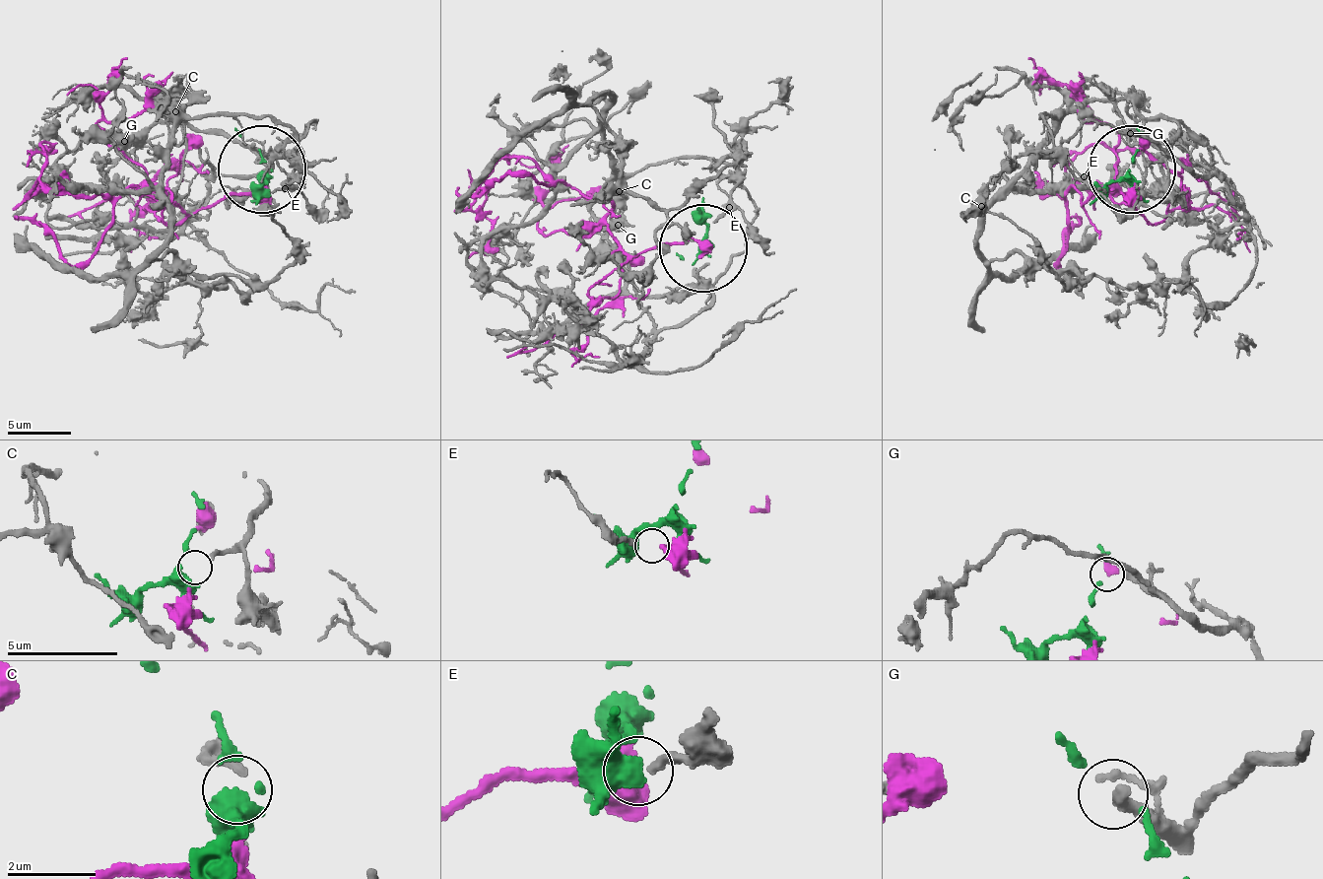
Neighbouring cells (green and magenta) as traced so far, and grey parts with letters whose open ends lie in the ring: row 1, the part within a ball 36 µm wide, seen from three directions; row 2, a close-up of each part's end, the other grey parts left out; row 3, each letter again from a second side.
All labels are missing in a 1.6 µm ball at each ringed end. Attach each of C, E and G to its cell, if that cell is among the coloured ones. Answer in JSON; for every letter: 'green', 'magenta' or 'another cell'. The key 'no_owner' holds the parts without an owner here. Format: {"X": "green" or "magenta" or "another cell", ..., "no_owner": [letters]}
{"C": "green", "E": "magenta", "G": "another cell", "no_owner": ["G"]}

